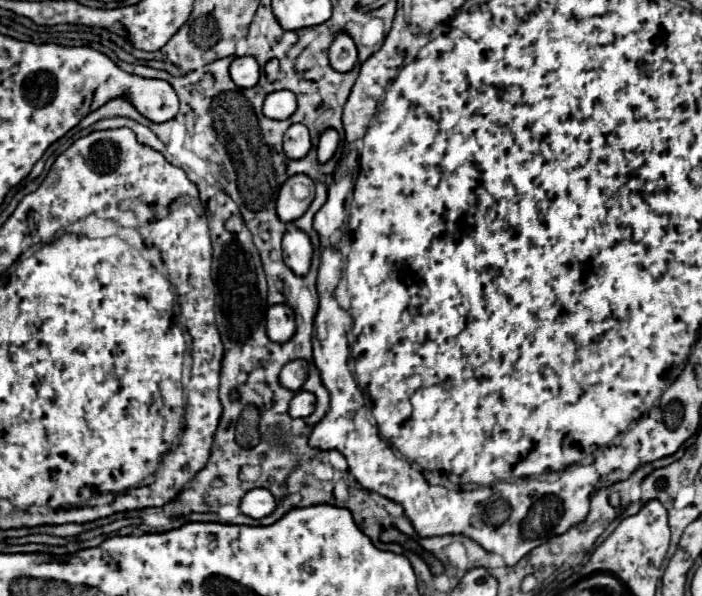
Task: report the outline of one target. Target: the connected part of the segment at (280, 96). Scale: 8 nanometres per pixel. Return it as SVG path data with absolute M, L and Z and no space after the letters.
M275 91L269 93L263 103L263 113L269 119L289 119L297 109L295 93L291 91Z

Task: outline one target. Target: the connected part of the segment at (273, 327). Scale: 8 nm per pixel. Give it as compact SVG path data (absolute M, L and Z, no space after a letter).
M273 305L267 311L267 335L271 341L289 341L295 333L295 313L289 305Z

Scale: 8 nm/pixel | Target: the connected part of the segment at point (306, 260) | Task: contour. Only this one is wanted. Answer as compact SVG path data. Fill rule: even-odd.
M289 227L289 231L283 237L283 261L285 265L299 277L309 273L311 267L311 257L313 257L313 247L307 237L297 227Z

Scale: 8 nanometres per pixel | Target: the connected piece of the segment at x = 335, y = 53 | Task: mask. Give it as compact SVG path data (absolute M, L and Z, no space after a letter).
M339 33L335 37L335 41L331 43L329 59L331 59L331 67L335 71L339 71L339 73L351 71L353 65L357 63L357 47L355 47L353 39L345 33Z

